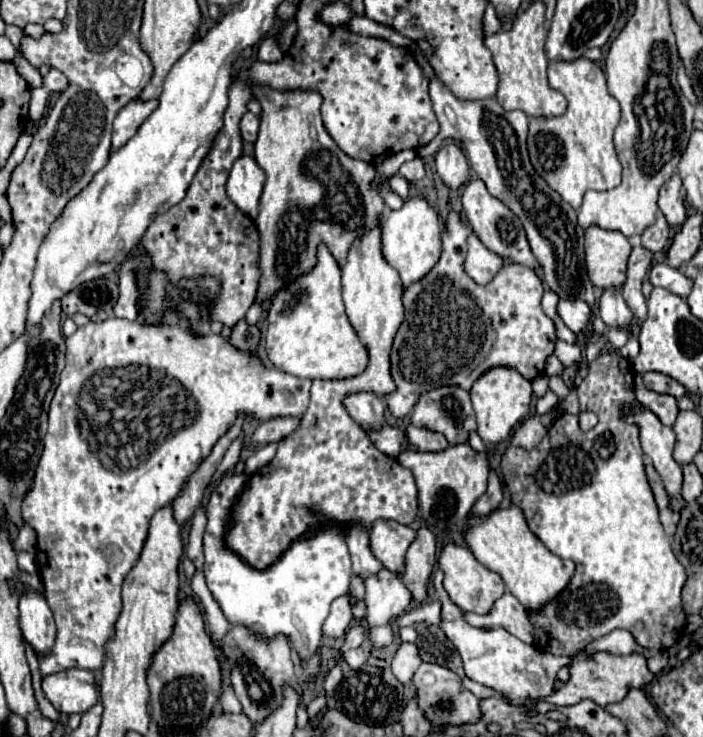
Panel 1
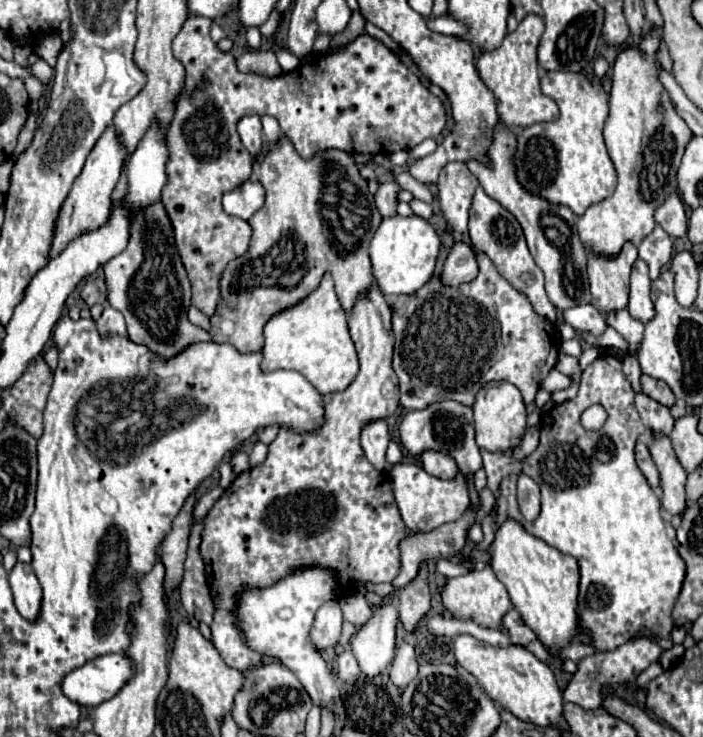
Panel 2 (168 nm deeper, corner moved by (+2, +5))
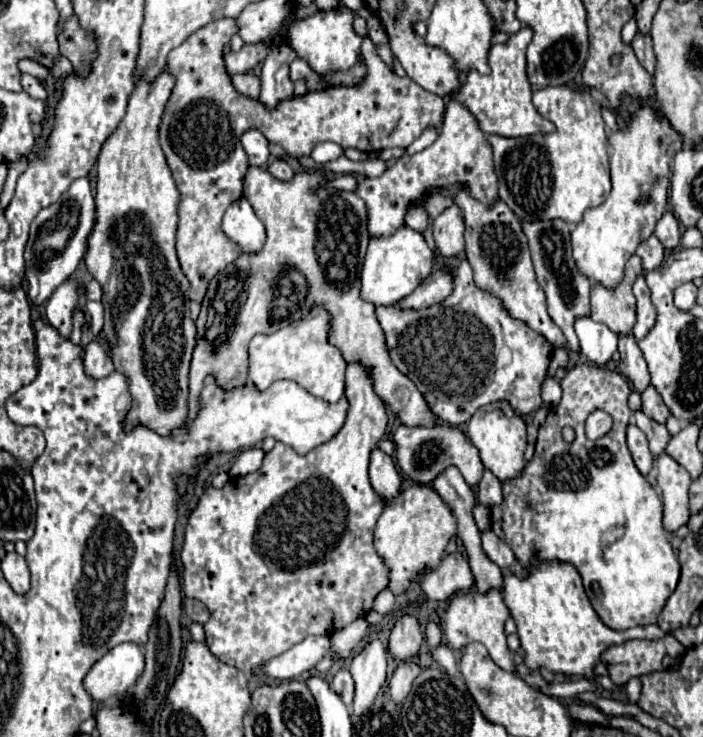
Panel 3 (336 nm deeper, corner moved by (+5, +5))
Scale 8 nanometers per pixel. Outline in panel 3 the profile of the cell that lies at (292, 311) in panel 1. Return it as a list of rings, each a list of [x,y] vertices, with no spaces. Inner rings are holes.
[[[324,304],[314,306],[308,316],[290,322],[274,334],[258,334],[250,342],[250,368],[248,380],[258,388],[266,390],[278,378],[292,378],[312,396],[336,402],[344,394],[346,360],[342,352],[330,344],[332,316]]]

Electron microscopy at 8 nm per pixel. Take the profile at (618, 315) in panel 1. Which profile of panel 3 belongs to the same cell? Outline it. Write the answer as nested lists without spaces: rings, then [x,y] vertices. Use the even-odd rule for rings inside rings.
[[[620,334],[618,336],[618,352],[620,352],[620,372],[632,382],[634,390],[642,392],[648,384],[648,368],[644,356],[636,344],[634,334]]]

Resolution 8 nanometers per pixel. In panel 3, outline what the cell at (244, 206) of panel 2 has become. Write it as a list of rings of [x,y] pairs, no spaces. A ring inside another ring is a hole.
[[[238,198],[230,204],[222,220],[222,230],[228,238],[238,242],[244,252],[260,250],[266,238],[264,222],[256,216],[254,208],[246,198]]]

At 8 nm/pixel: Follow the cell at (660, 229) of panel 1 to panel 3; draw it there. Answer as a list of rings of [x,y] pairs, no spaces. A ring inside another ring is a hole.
[[[652,234],[648,240],[644,240],[636,254],[642,258],[642,266],[644,266],[644,272],[650,272],[650,270],[656,270],[662,260],[664,260],[664,246],[662,242]]]

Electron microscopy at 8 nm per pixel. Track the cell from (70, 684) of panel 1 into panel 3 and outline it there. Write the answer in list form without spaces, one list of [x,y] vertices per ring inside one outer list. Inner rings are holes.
[[[132,642],[120,644],[90,668],[84,678],[84,690],[92,696],[94,702],[106,702],[124,696],[136,684],[142,670],[142,648]]]

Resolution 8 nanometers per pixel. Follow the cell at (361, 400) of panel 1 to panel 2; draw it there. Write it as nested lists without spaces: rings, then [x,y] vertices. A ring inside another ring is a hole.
[[[375,420],[363,428],[361,446],[365,450],[365,456],[377,470],[383,470],[385,474],[391,472],[391,464],[385,460],[387,444],[389,444],[389,430],[385,420]]]

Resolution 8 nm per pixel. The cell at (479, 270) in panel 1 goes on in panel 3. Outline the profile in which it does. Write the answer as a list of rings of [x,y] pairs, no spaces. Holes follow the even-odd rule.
[[[436,268],[408,298],[400,300],[398,304],[408,306],[408,308],[440,304],[446,296],[450,296],[452,288],[454,288],[454,274],[442,272],[440,268]]]

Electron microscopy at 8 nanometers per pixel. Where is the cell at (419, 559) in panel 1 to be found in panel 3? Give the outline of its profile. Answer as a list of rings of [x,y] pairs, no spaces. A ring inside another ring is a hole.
[[[404,612],[394,622],[388,650],[396,660],[410,660],[412,656],[418,654],[422,640],[424,640],[424,634],[422,634],[418,618],[410,612]]]

